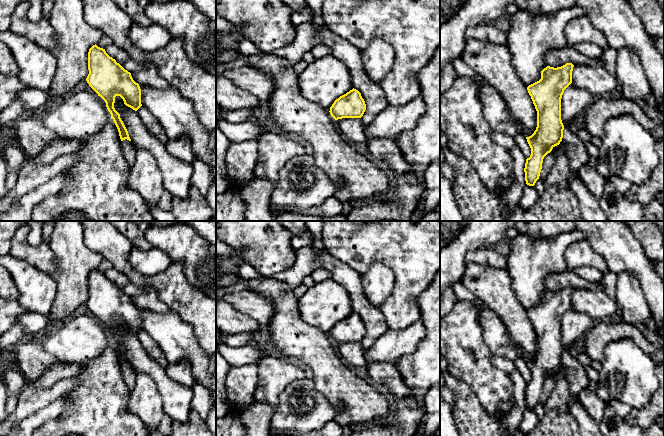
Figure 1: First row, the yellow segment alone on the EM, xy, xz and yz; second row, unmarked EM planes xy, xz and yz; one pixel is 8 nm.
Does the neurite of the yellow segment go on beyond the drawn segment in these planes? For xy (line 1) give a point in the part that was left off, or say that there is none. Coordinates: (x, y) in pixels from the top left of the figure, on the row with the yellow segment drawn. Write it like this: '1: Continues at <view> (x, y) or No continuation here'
1: No continuation here

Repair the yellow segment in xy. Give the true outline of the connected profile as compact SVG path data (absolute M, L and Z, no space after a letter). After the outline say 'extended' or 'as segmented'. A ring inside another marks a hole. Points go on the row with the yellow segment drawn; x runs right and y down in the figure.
M96 44L88 52L88 70L86 81L105 101L121 141L125 139L131 141L120 114L114 108L114 103L115 97L120 96L126 106L137 111L142 106L139 84L133 80L130 72Z; as segmented

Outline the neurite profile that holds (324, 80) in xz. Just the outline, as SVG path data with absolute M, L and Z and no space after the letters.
M332 55L315 59L298 75L302 95L330 111L336 99L352 87L352 79L346 65Z

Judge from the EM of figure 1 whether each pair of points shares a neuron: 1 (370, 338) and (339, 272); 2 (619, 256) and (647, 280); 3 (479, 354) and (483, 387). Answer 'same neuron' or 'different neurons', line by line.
1: same neuron
2: same neuron
3: same neuron

